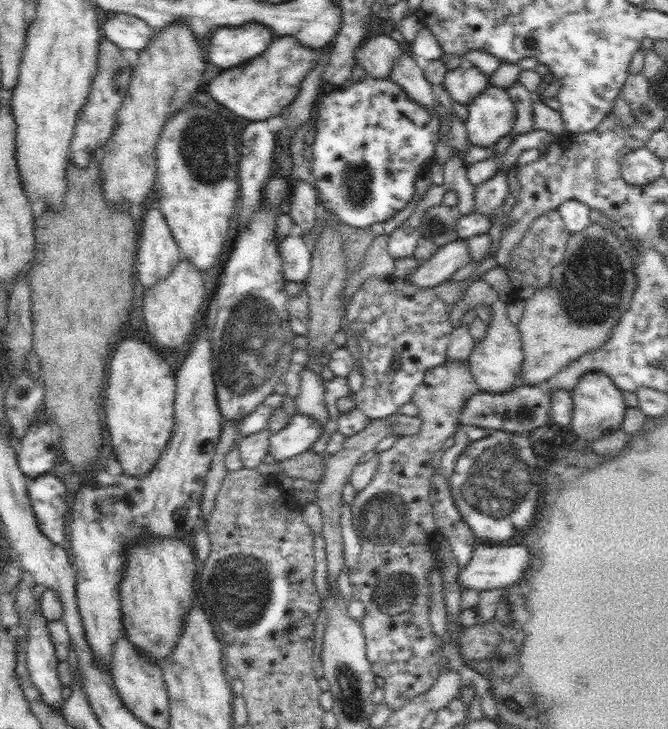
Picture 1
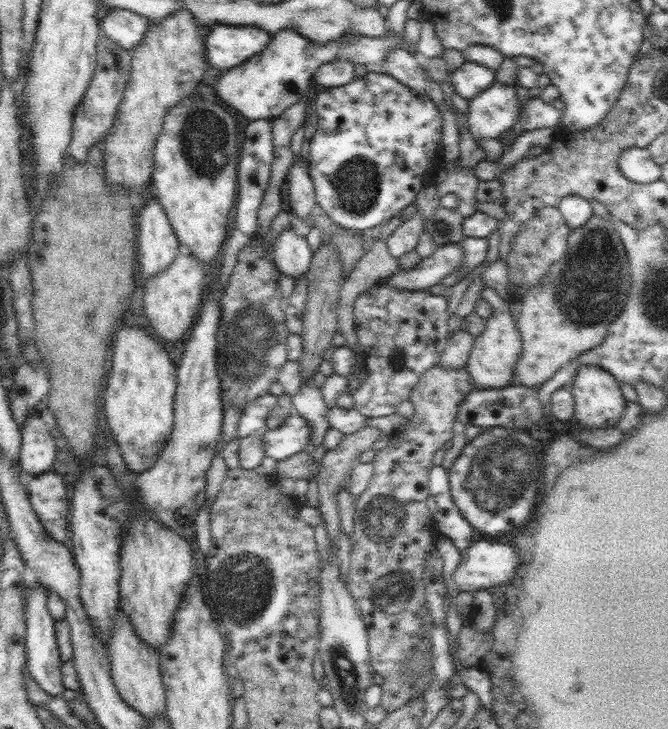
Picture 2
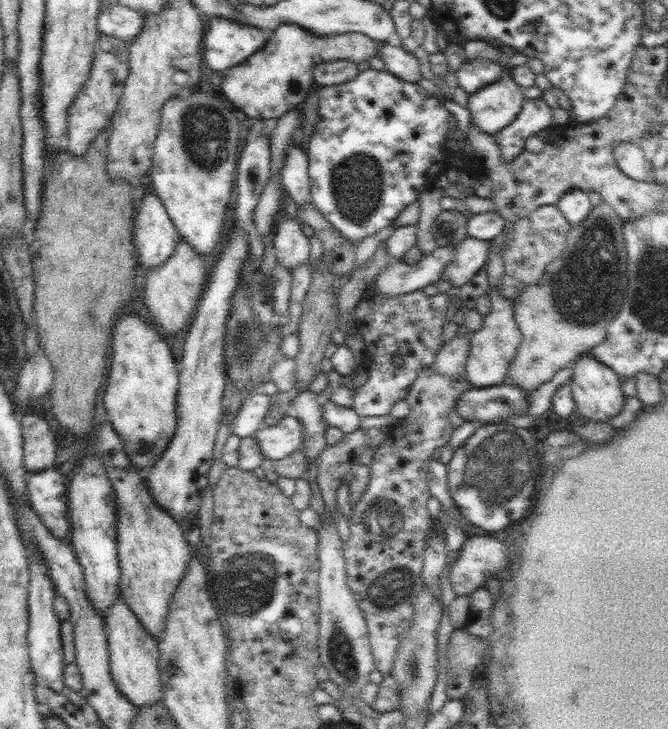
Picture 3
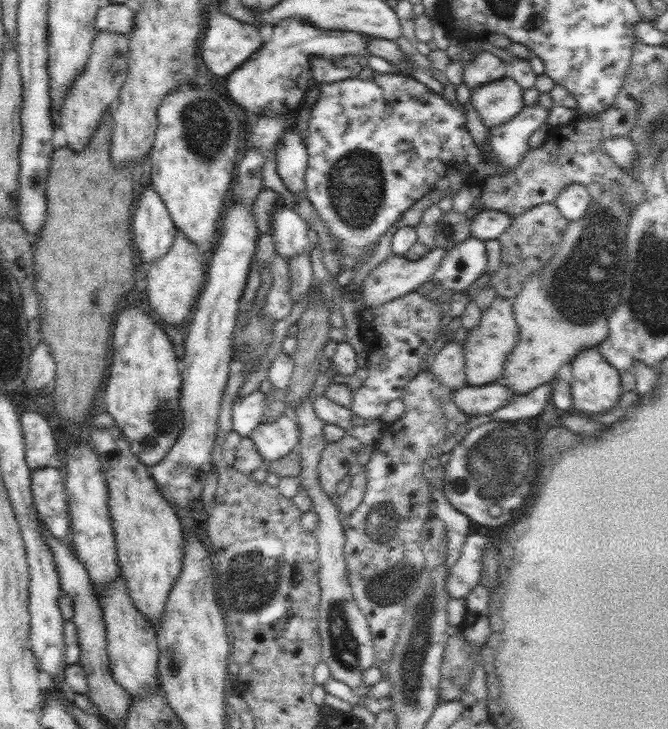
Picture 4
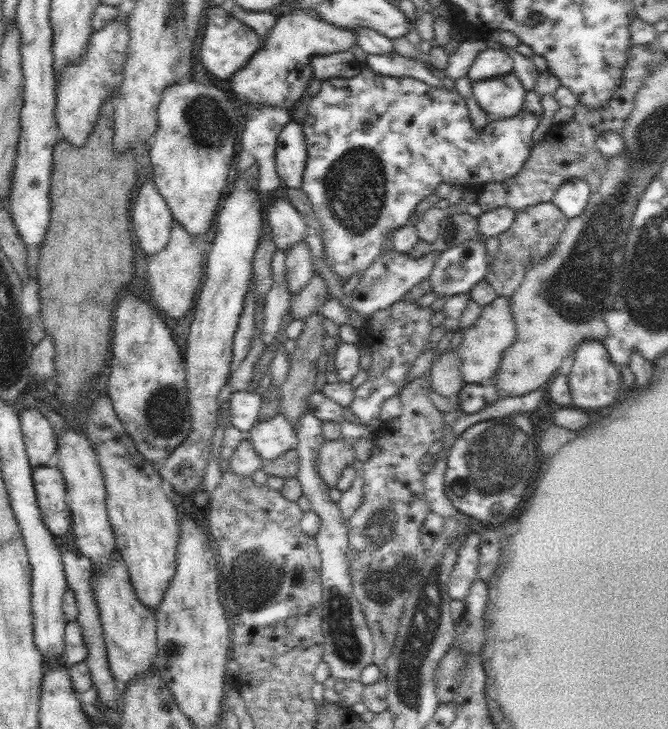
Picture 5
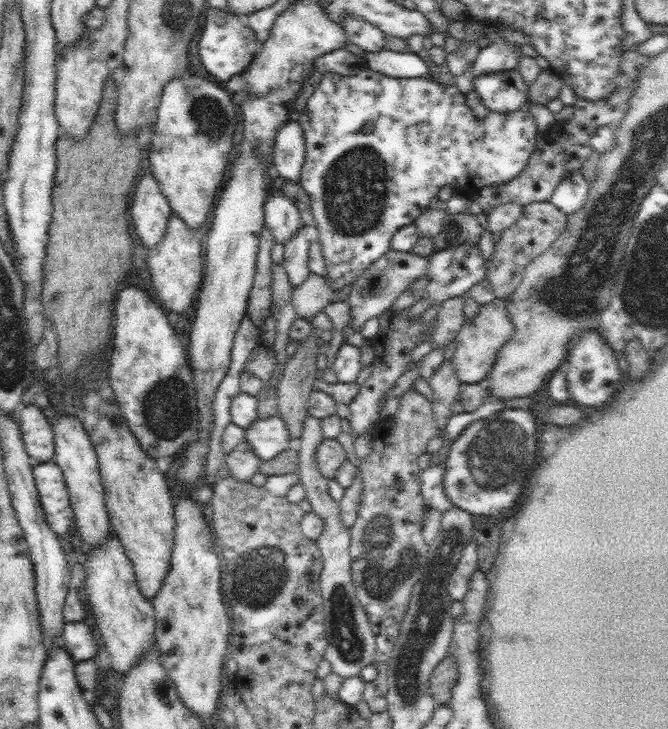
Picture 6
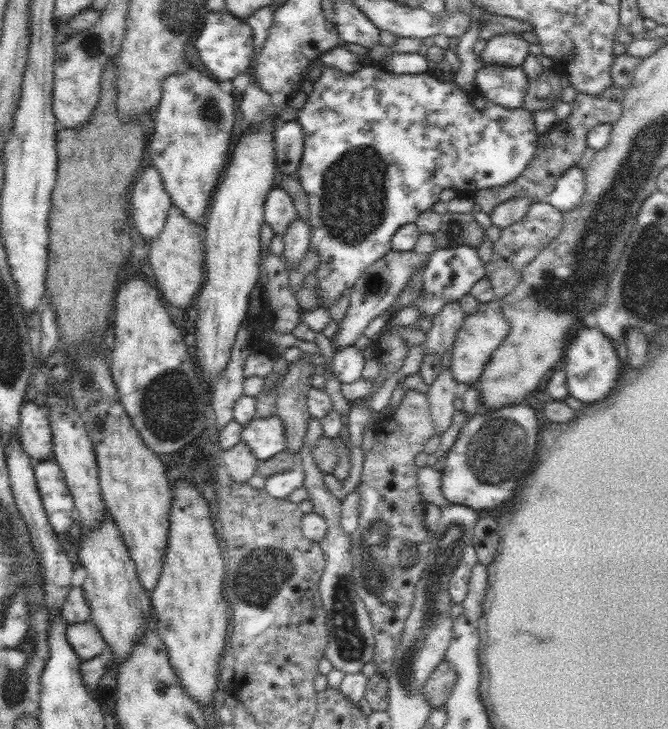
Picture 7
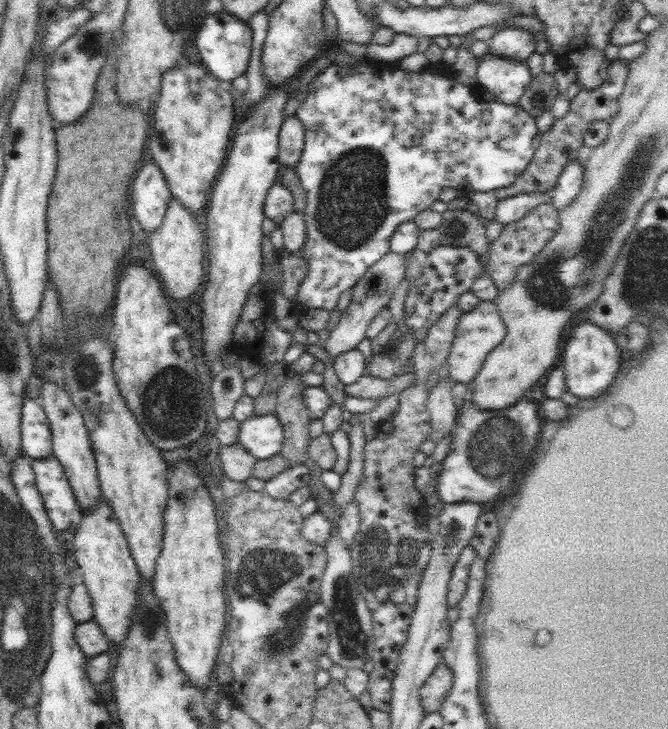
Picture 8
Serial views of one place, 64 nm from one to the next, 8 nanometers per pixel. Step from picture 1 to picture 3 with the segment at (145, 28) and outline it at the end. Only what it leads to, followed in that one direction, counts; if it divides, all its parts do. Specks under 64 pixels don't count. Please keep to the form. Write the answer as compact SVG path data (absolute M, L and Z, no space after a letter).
M116 4L100 11L97 22L100 33L122 39L128 45L142 31L144 19L146 18L140 11Z

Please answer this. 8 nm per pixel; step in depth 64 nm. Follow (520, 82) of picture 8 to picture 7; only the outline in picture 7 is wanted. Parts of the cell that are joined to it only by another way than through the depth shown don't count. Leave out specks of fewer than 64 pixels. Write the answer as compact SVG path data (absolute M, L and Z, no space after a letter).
M482 65L476 72L476 88L481 98L502 107L523 106L528 86L528 75L522 65Z

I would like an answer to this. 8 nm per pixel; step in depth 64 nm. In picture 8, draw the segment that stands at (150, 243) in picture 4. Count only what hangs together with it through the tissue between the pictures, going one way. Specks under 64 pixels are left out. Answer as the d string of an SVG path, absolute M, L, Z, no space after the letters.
M146 161L140 165L132 181L132 210L142 229L155 232L162 224L168 204L173 197L168 189L166 177L156 161Z

